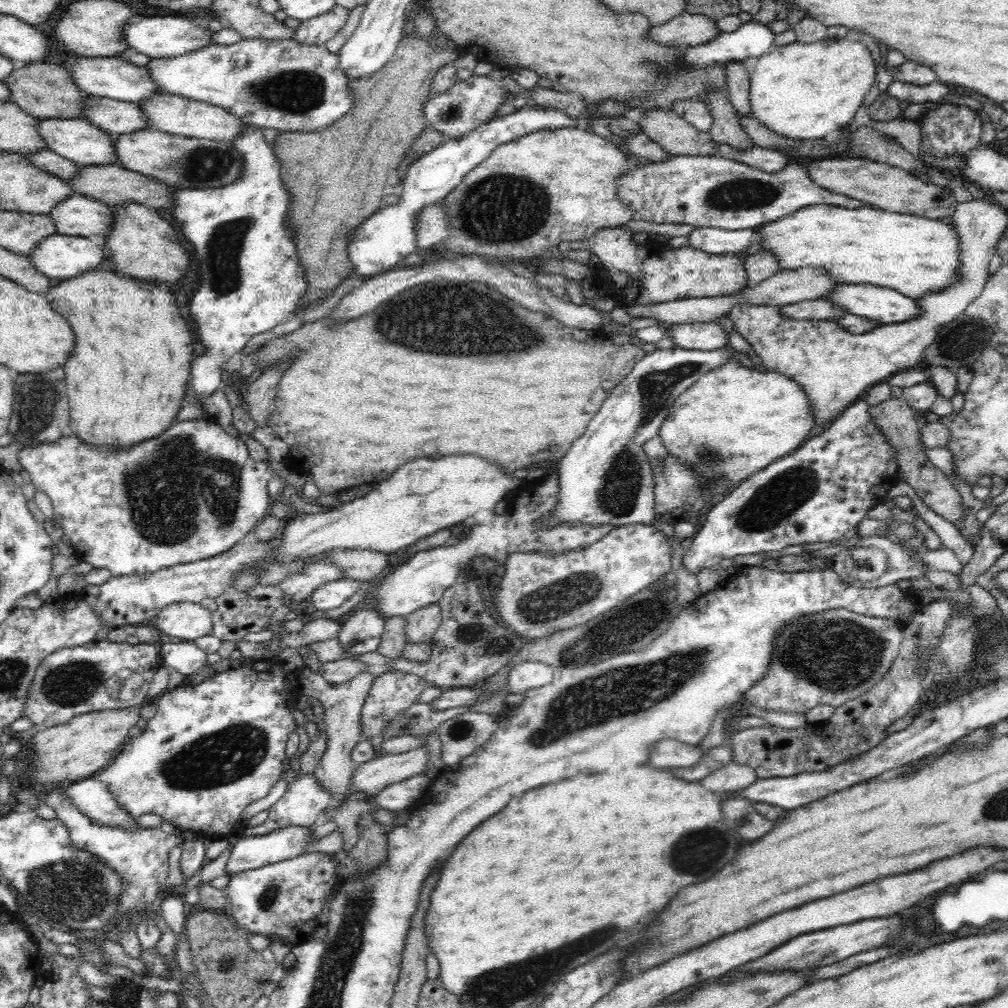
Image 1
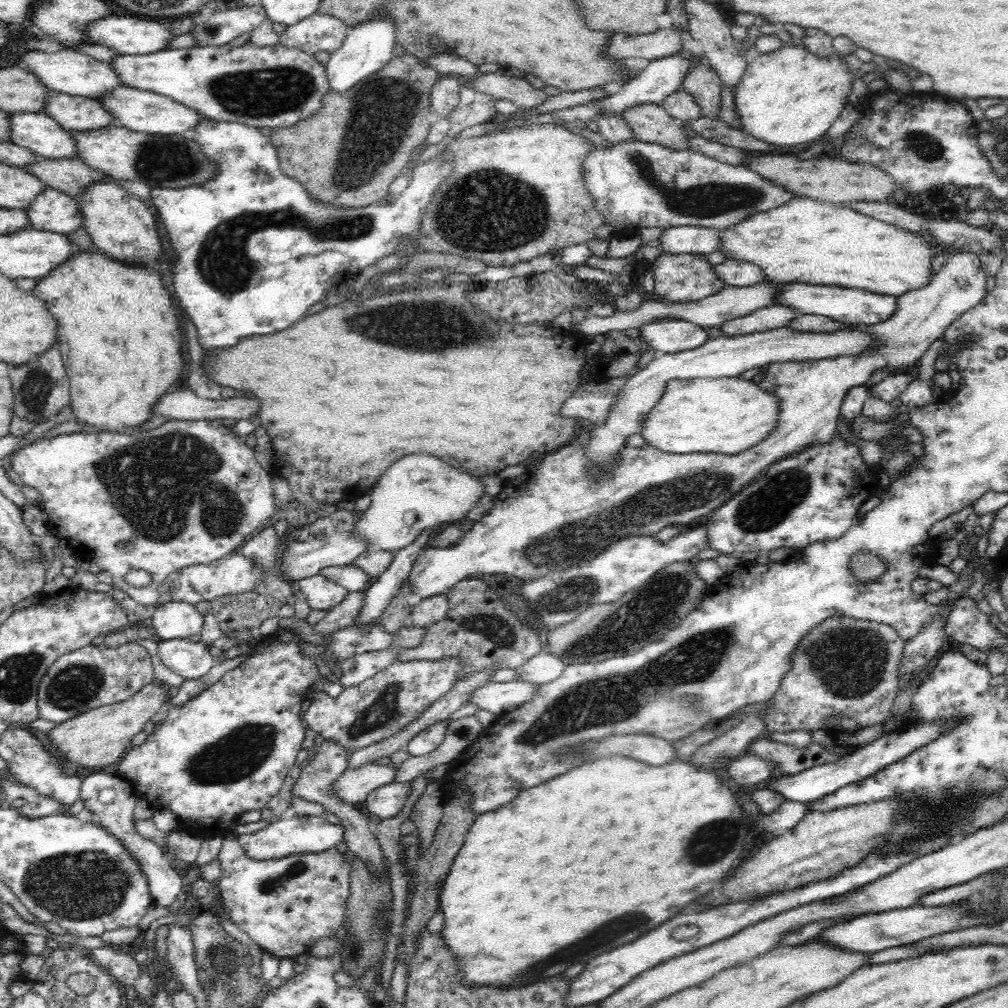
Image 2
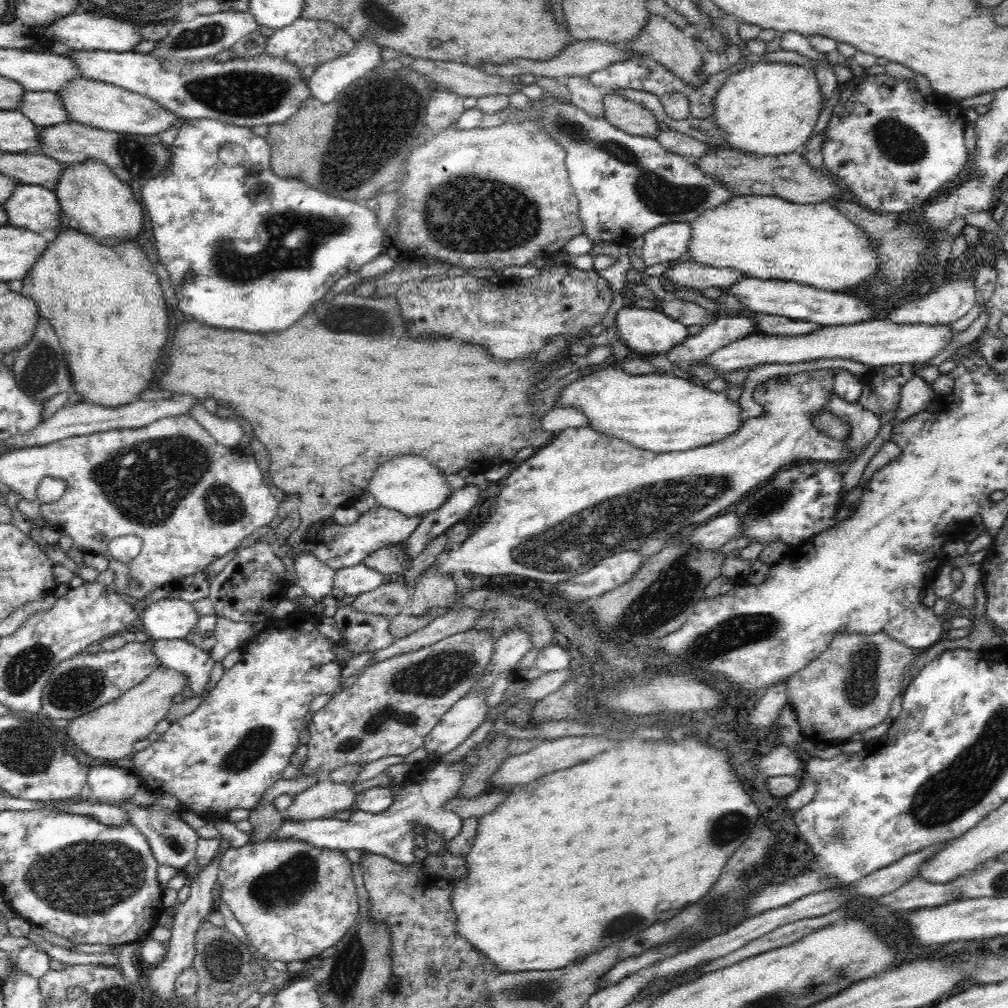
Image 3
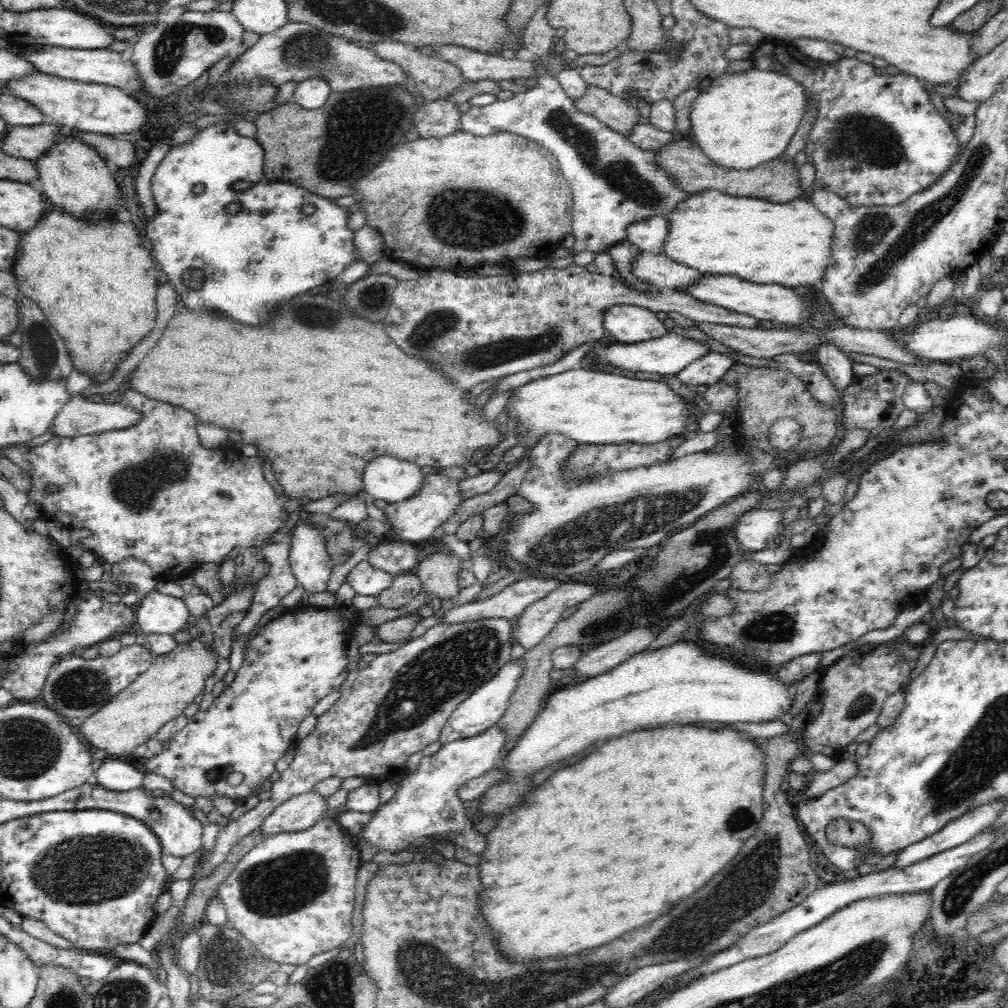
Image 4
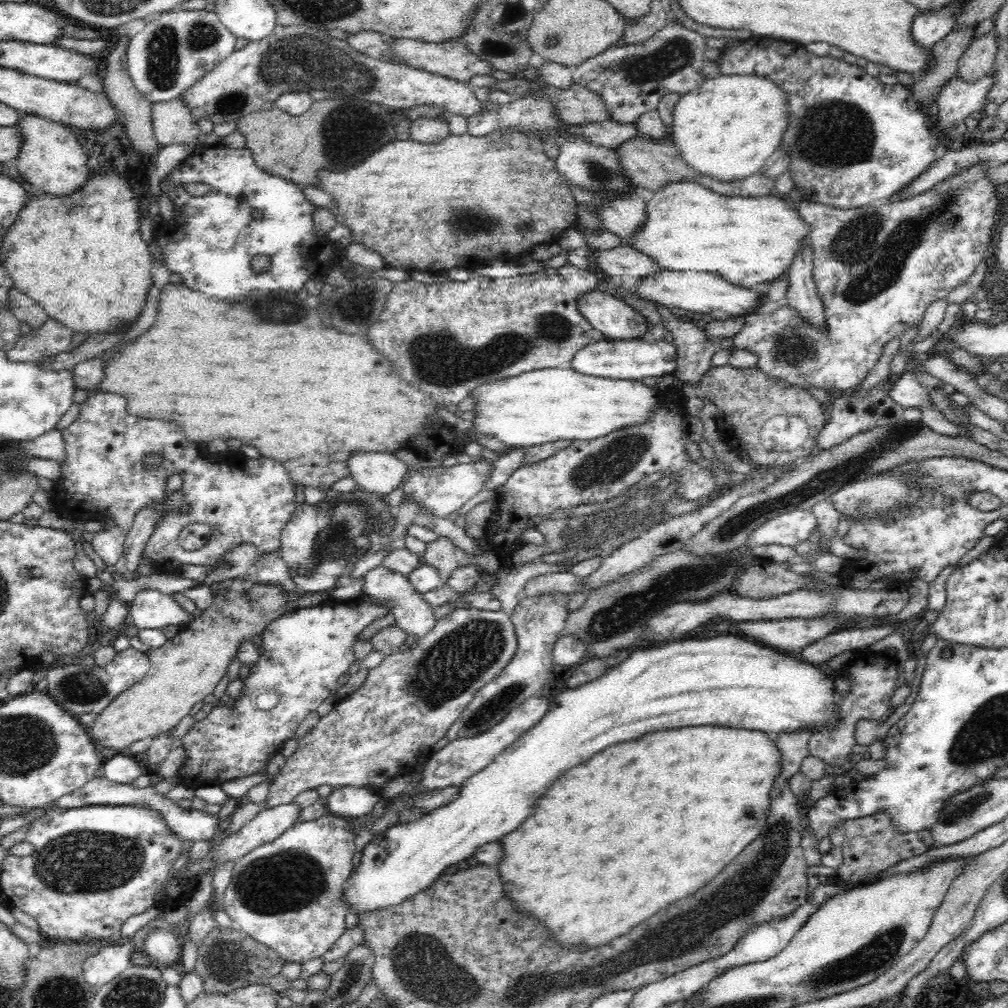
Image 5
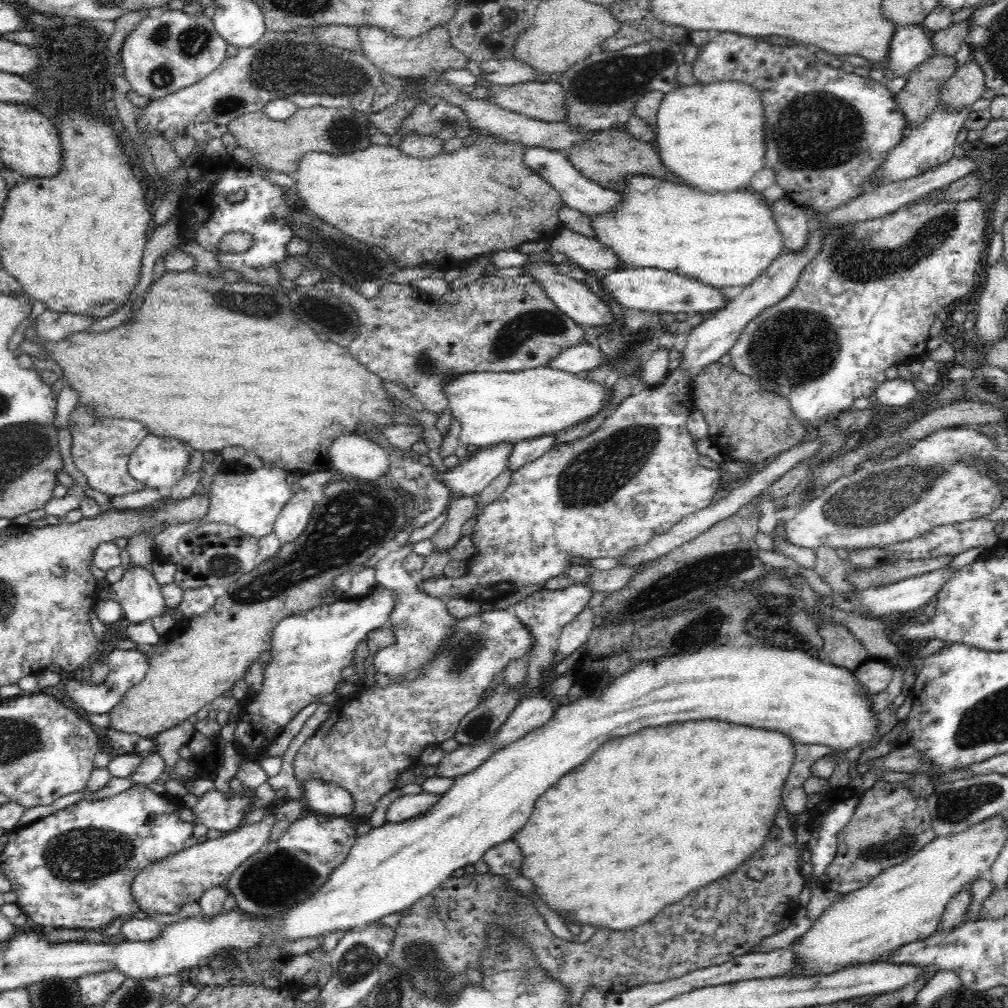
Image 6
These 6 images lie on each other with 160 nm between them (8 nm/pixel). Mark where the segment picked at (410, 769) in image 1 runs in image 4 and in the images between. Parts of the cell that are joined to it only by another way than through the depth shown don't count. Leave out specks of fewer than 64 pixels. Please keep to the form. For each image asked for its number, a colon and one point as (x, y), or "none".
2: (352, 786)
3: (325, 799)
4: (300, 812)

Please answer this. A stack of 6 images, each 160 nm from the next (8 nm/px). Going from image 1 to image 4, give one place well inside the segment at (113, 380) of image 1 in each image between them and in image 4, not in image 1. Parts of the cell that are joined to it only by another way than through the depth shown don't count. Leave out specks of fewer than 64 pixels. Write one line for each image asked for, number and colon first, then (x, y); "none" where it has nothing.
2: (116, 321)
3: (105, 303)
4: (95, 281)

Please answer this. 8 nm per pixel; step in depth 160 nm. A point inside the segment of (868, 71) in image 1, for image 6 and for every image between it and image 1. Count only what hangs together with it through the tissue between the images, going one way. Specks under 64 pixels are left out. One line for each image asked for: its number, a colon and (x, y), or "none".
2: (788, 97)
3: (766, 109)
4: (744, 119)
5: (726, 128)
6: (711, 137)

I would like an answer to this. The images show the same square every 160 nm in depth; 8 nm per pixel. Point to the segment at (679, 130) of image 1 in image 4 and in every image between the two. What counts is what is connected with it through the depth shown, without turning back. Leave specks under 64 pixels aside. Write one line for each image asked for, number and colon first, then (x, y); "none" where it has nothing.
2: (648, 122)
3: (626, 115)
4: (619, 116)

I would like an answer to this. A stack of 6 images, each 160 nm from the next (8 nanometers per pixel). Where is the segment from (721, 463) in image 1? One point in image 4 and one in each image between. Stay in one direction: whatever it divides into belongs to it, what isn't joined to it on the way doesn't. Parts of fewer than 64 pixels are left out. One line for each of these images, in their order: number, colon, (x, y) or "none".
2: (724, 415)
3: (661, 413)
4: (595, 407)

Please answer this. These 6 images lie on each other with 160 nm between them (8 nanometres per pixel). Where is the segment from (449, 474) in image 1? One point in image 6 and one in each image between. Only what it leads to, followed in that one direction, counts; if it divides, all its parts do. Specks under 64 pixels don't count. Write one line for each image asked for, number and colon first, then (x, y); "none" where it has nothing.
2: (419, 491)
3: (408, 484)
4: (384, 478)
5: (380, 472)
6: (356, 456)

